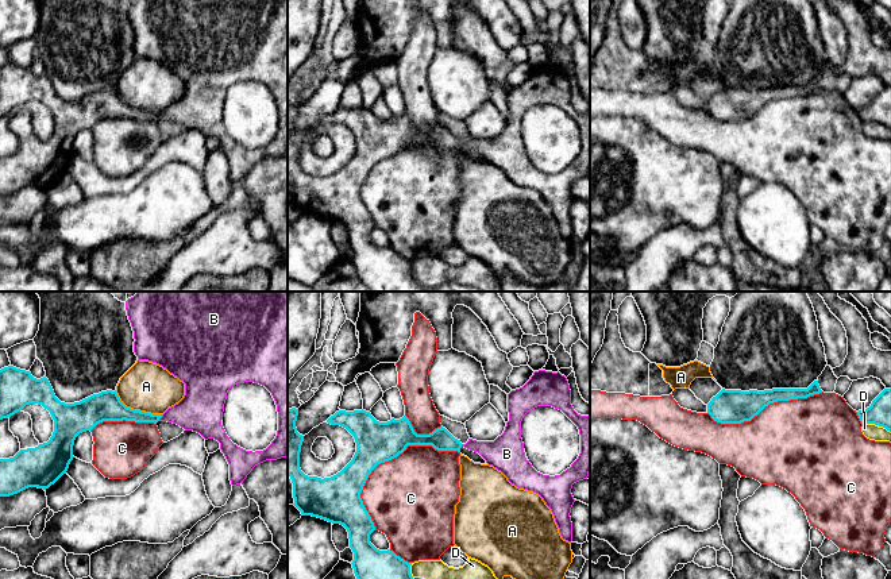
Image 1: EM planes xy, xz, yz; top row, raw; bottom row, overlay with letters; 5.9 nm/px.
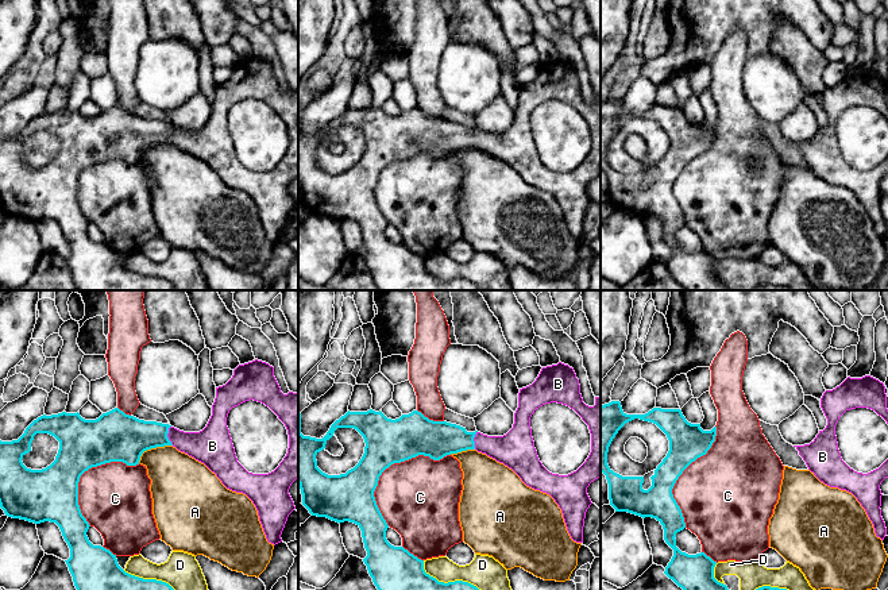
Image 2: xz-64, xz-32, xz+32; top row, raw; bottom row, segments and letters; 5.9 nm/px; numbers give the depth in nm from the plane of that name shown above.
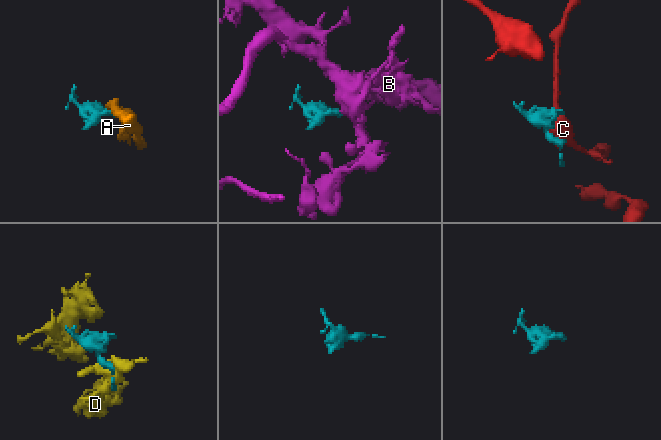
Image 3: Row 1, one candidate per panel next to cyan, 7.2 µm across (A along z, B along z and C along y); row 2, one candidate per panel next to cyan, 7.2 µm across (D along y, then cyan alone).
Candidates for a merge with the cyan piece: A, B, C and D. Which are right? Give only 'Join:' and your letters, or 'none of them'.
Join: B

